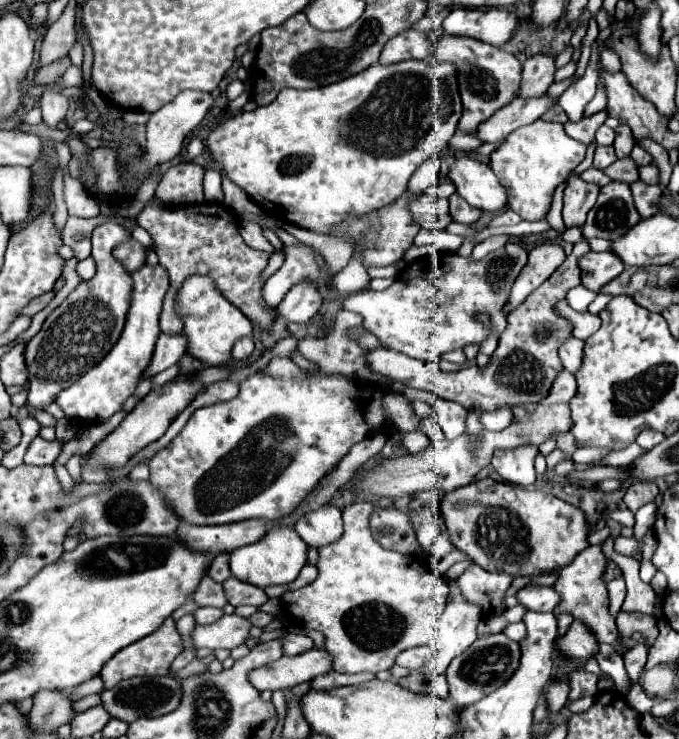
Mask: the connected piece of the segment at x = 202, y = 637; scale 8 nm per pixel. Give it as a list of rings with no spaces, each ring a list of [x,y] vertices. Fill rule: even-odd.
[[[223,614],[213,624],[207,624],[207,626],[195,624],[191,638],[193,638],[195,648],[209,648],[209,650],[229,648],[229,650],[233,650],[235,646],[239,646],[247,640],[249,630],[251,630],[251,622],[247,618],[241,618],[237,614]]]

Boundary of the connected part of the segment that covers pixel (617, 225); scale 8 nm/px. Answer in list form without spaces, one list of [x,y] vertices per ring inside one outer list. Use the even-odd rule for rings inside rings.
[[[611,182],[601,188],[595,206],[587,214],[583,226],[585,238],[607,238],[617,240],[627,234],[641,220],[635,210],[631,188],[625,182]]]

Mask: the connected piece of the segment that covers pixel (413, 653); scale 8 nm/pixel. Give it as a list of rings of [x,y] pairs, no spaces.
[[[419,646],[419,648],[411,648],[411,650],[401,652],[395,662],[397,662],[399,666],[409,668],[409,670],[417,670],[417,668],[421,668],[429,658],[431,658],[429,646]]]

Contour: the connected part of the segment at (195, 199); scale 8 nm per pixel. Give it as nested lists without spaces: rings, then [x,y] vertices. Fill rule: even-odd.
[[[187,162],[171,166],[161,178],[155,196],[173,206],[203,202],[203,168]]]

